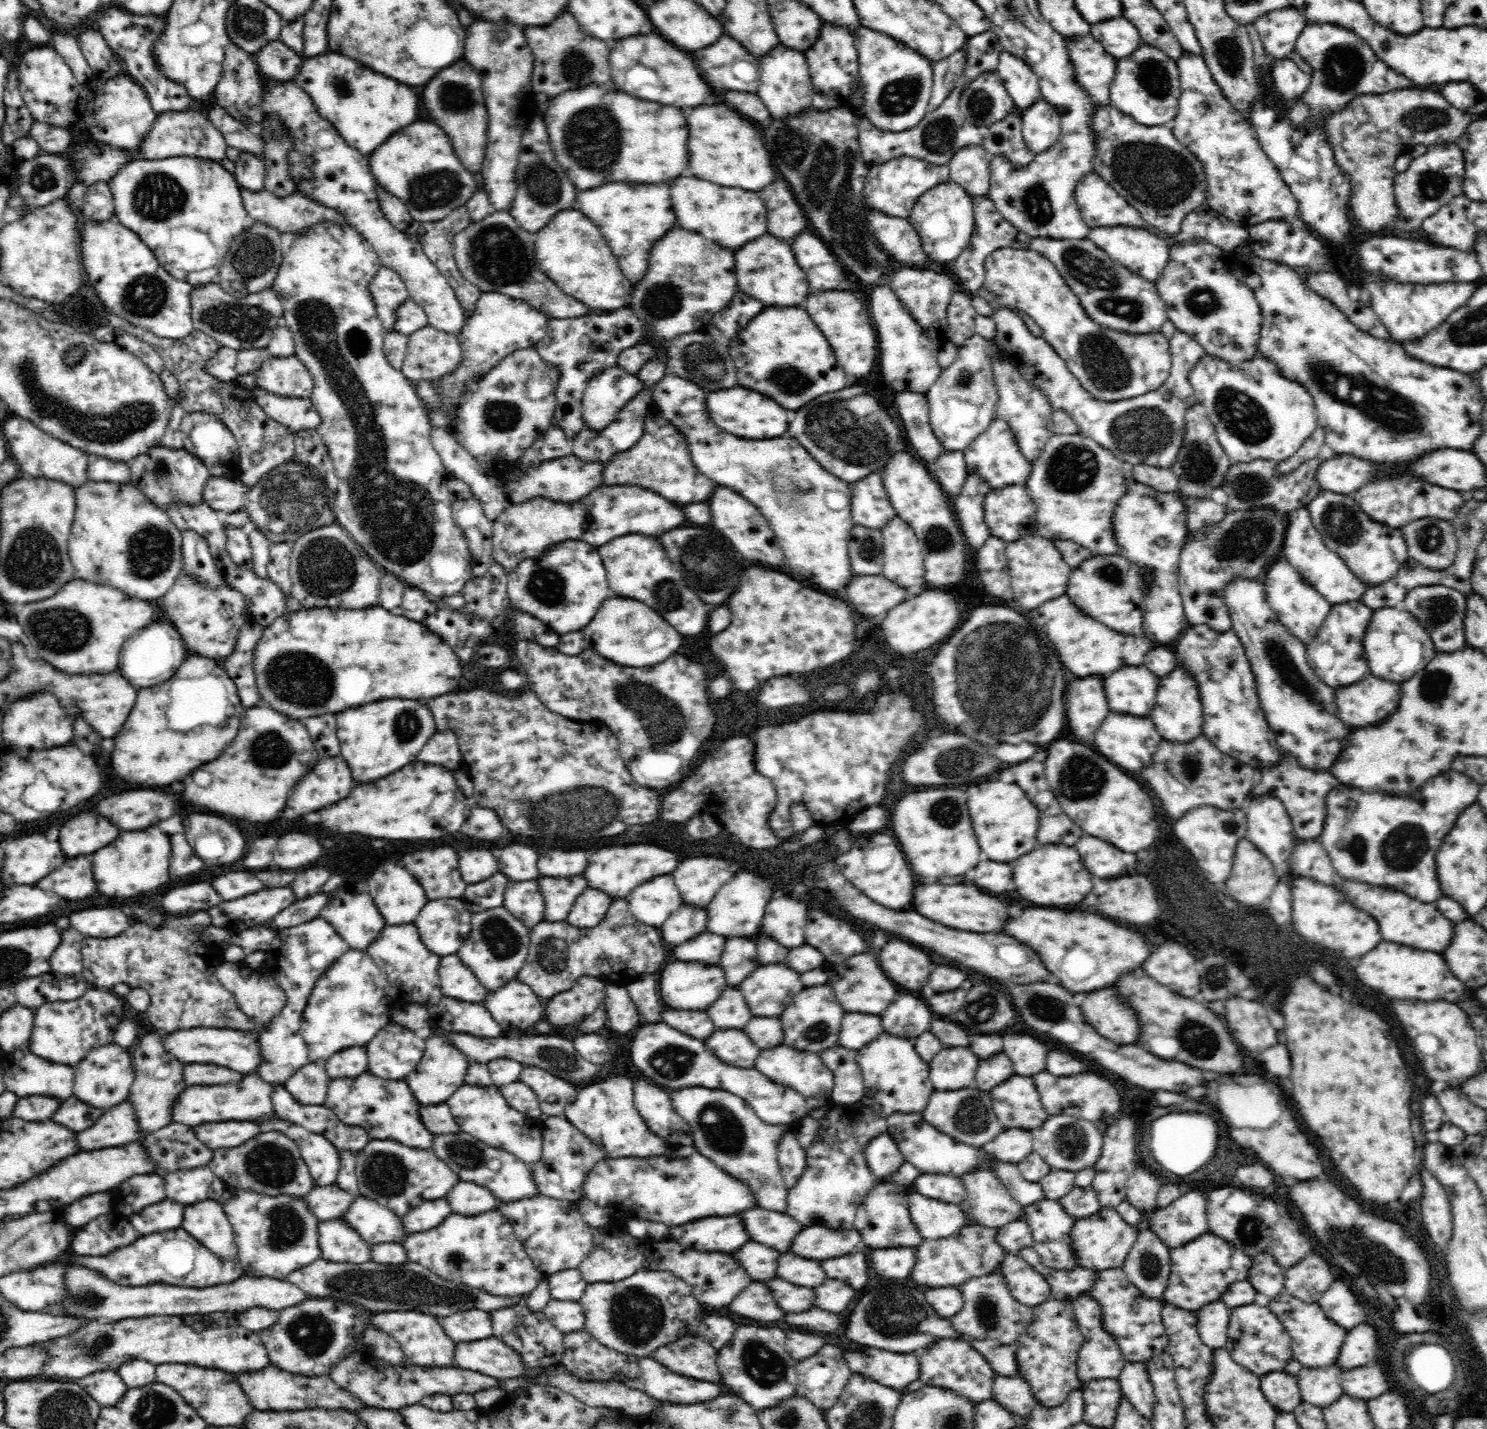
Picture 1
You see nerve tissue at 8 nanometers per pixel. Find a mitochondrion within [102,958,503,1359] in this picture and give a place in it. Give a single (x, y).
(406, 1286)

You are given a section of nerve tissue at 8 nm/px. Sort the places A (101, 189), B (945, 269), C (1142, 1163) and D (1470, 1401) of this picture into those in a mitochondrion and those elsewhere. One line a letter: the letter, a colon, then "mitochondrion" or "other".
A: other
B: other
C: other
D: other

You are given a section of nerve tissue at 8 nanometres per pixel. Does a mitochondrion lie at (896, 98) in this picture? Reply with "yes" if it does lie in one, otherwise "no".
yes

